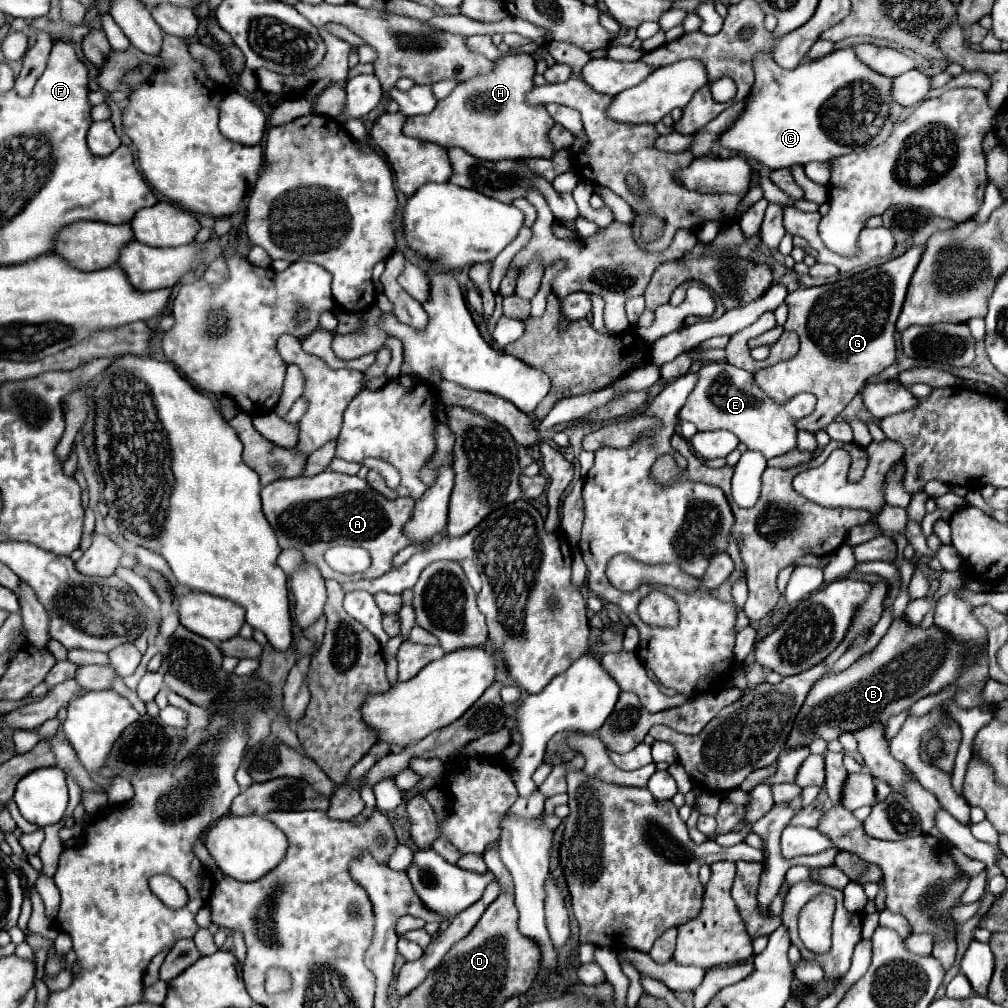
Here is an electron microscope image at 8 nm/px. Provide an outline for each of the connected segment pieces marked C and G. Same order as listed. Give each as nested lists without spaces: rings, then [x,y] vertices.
[[[852,48],[834,50],[828,56],[800,64],[794,70],[780,68],[768,52],[758,52],[752,64],[754,70],[760,70],[760,76],[756,76],[746,110],[722,134],[720,146],[736,150],[744,158],[754,158],[768,170],[790,168],[794,164],[804,166],[808,162],[828,162],[856,150],[880,146],[890,136],[896,120],[904,112],[904,106],[892,102],[892,78],[876,74],[872,68],[864,66]]]
[[[912,246],[906,254],[878,268],[852,274],[830,286],[802,288],[786,296],[790,312],[784,330],[794,330],[800,336],[800,350],[794,358],[760,370],[754,380],[778,402],[788,402],[800,392],[810,392],[818,398],[816,410],[796,422],[798,430],[822,430],[822,416],[826,428],[850,404],[870,376],[876,376],[894,364],[894,324],[922,252],[924,246]]]

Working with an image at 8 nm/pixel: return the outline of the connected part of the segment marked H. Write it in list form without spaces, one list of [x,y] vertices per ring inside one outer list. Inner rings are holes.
[[[516,54],[516,56],[506,56],[502,60],[496,60],[496,70],[490,72],[488,76],[476,76],[460,82],[452,90],[452,94],[440,100],[430,114],[408,118],[404,124],[404,134],[418,140],[440,144],[444,148],[462,148],[480,160],[504,160],[504,158],[520,160],[528,156],[552,158],[556,154],[556,148],[552,146],[548,134],[550,128],[554,126],[554,120],[550,118],[546,106],[528,106],[524,102],[526,92],[534,88],[532,82],[534,74],[536,74],[536,62],[532,60],[530,54]]]

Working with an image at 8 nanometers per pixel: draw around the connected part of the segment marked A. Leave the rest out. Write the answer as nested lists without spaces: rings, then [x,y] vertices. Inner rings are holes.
[[[322,472],[312,478],[282,478],[262,488],[262,506],[266,520],[278,536],[280,548],[296,548],[308,562],[318,566],[324,578],[334,578],[340,584],[360,578],[378,578],[392,570],[392,556],[406,548],[410,540],[402,534],[402,526],[408,522],[414,510],[412,498],[388,500],[380,492],[372,490],[366,480],[358,476]],[[336,544],[360,546],[370,552],[372,564],[366,574],[340,574],[324,562],[324,552]]]

